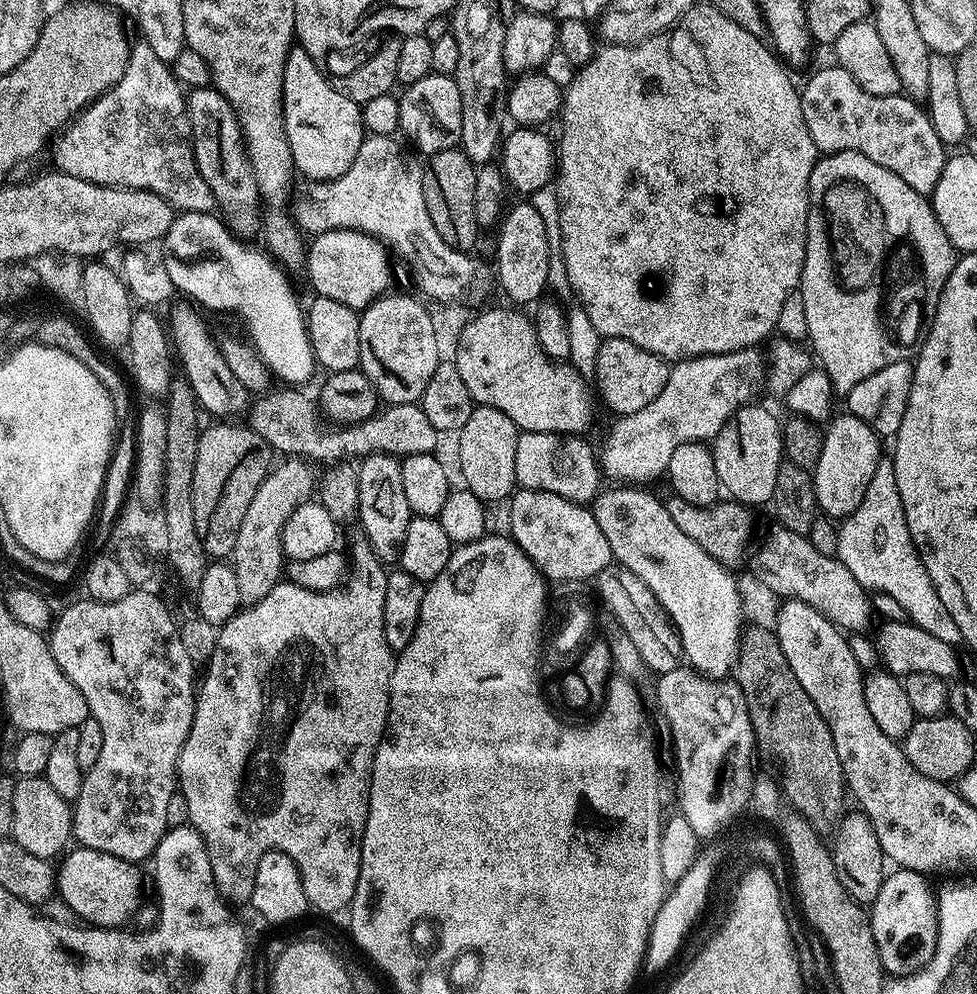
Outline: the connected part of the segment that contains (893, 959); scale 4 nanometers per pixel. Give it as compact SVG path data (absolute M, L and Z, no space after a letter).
M909 868L889 871L878 890L878 898L870 906L870 919L880 965L889 977L921 972L930 962L930 958L934 958L940 929L940 910L937 893L932 893L928 880L925 873Z

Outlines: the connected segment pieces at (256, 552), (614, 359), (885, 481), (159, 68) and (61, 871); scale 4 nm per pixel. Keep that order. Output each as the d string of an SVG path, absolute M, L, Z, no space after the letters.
M284 458L281 461L260 483L254 498L250 498L250 507L242 517L242 526L238 526L238 538L234 538L230 563L238 577L238 598L244 606L262 602L262 598L266 598L266 594L281 583L286 563L282 546L284 524L296 507L305 503L311 497L308 495L314 492L314 476L308 473L309 465L303 459Z
M613 336L601 339L594 377L594 388L600 391L604 404L610 411L616 412L617 417L634 414L634 410L642 410L642 406L650 406L658 394L662 394L662 386L666 386L668 377L669 361L660 356L650 354L634 342L614 338Z
M880 459L874 478L870 478L870 486L866 486L866 494L862 494L862 502L858 502L849 516L843 517L838 528L836 556L863 588L873 593L890 594L890 598L906 606L911 623L934 634L934 638L942 638L942 642L950 642L953 646L961 643L958 622L954 622L950 610L942 606L942 598L938 598L934 582L930 582L930 574L926 574L926 566L910 538L891 459Z
M136 42L120 81L63 131L64 138L56 146L55 167L86 182L153 192L177 213L212 212L216 200L198 174L191 143L179 140L180 128L182 132L187 123L186 96L171 67L148 44Z
M83 846L73 847L60 862L56 874L59 899L64 899L65 906L74 915L81 916L85 925L93 928L120 928L127 925L124 923L132 915L135 917L139 913L145 899L144 876L140 873L139 863Z

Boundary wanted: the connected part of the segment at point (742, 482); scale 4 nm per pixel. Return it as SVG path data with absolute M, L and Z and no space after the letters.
M756 402L740 407L711 441L714 470L718 470L720 487L733 501L745 506L767 505L774 494L778 466L785 459L782 424L772 412L759 408Z

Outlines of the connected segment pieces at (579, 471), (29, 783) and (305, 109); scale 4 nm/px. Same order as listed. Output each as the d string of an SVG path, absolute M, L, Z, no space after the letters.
M521 432L514 457L514 474L520 488L558 494L575 504L587 505L601 491L602 469L583 435L561 436L558 432Z
M43 776L17 779L15 787L11 839L22 846L22 850L30 850L30 854L38 854L38 858L43 860L59 857L73 839L73 805L64 800L62 794L58 794L58 790L54 790L54 786L50 786L50 782Z
M293 46L286 58L284 77L282 78L282 102L284 103L284 125L286 138L290 142L290 154L295 171L300 172L312 182L327 182L337 180L354 162L362 142L366 138L364 127L364 113L361 105L356 104L346 94L334 90L331 80L325 76L317 64L306 54L306 50Z

